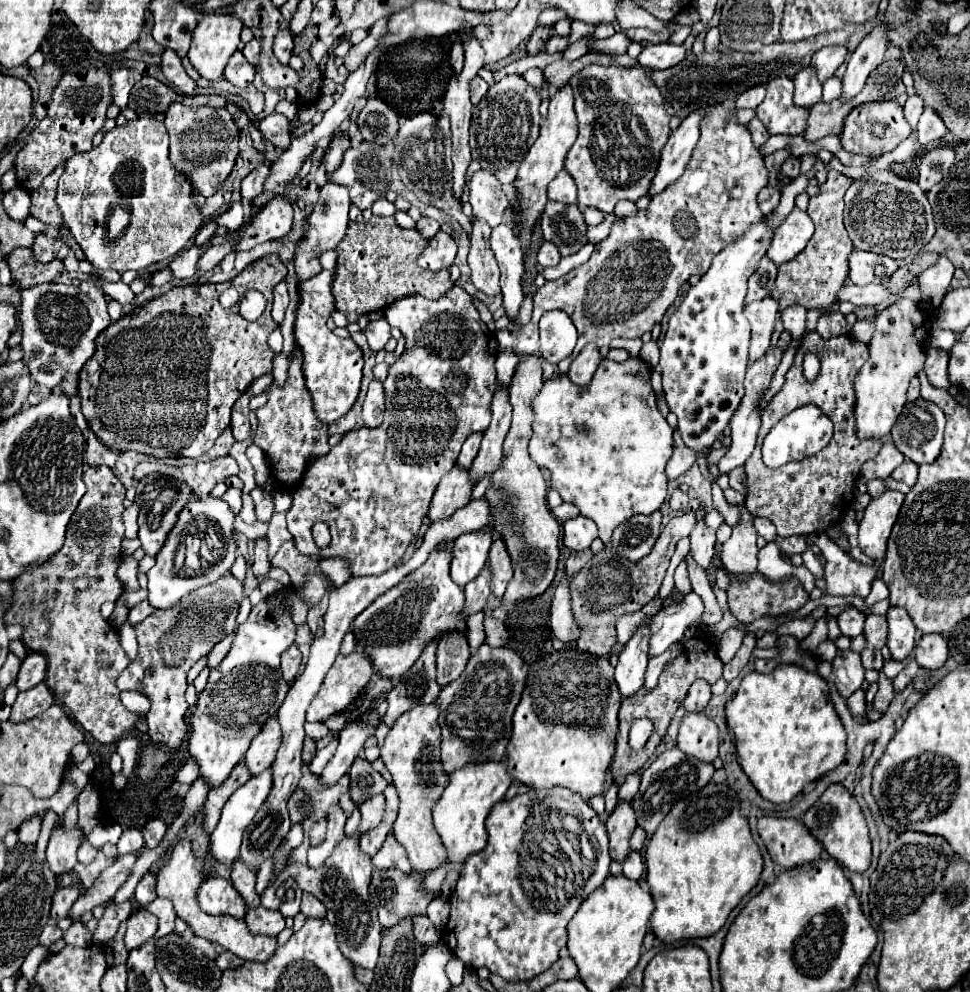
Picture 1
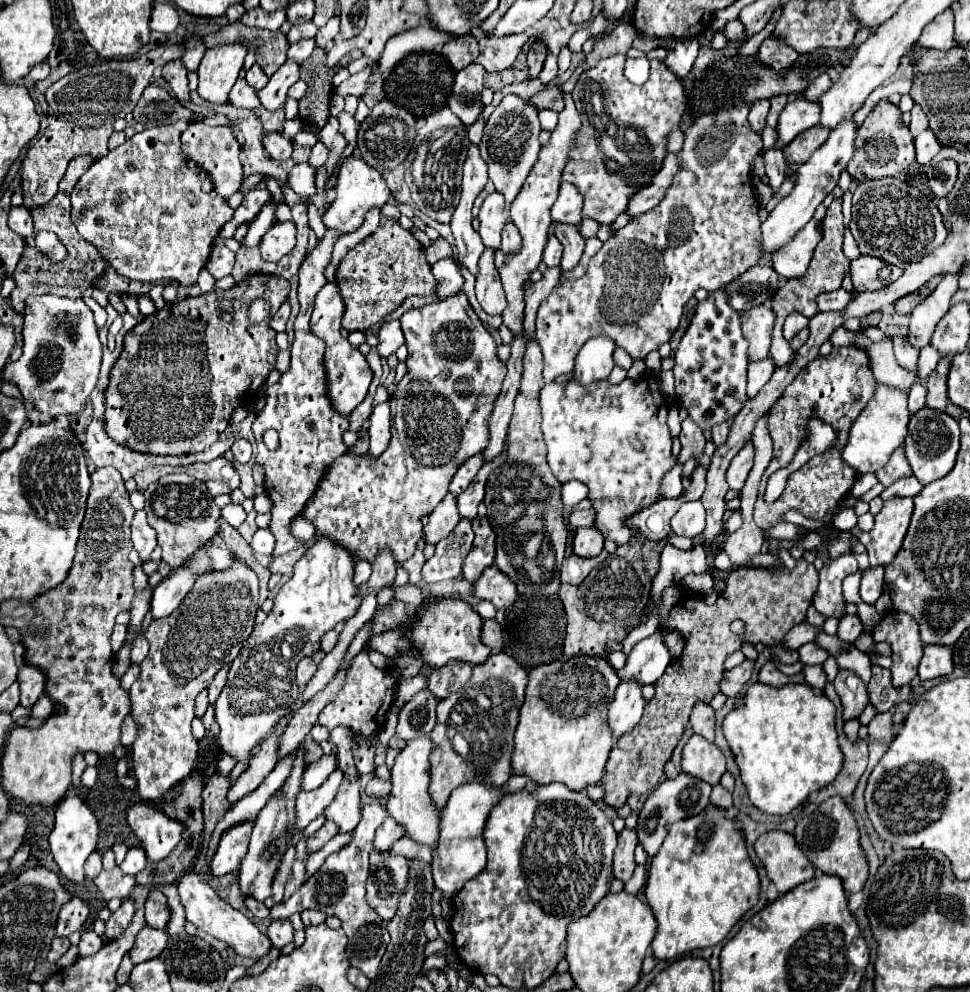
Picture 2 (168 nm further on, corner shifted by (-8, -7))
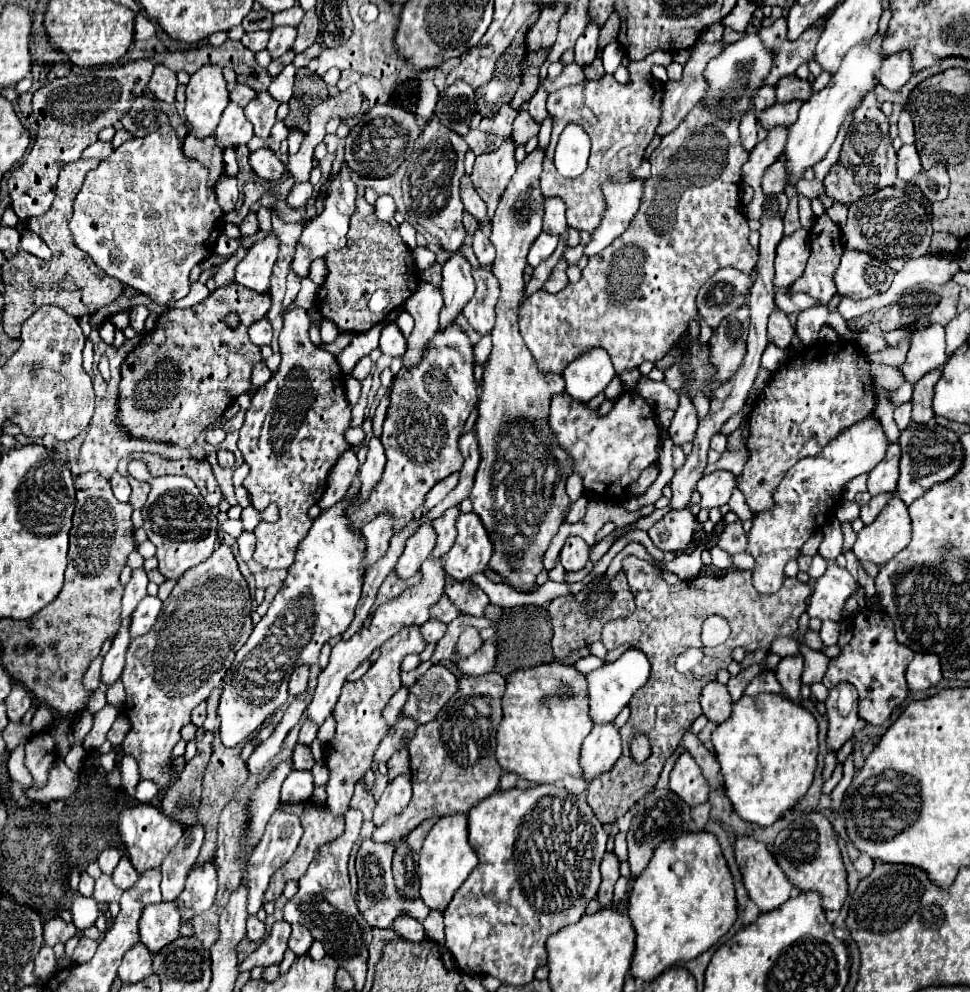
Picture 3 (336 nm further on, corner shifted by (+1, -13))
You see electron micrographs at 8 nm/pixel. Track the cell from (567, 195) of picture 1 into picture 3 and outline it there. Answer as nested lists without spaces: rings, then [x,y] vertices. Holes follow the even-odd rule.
[[[556,196],[546,198],[544,202],[544,232],[546,234],[560,236],[568,230],[564,212],[566,212],[566,204],[562,204],[562,200],[558,200]]]

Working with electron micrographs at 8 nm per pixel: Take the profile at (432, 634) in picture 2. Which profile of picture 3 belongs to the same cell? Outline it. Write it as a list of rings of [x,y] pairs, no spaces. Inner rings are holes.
[[[487,640],[479,650],[474,652],[472,656],[468,656],[468,658],[462,658],[456,652],[452,652],[452,660],[456,662],[456,666],[458,666],[458,670],[462,674],[480,676],[480,674],[486,674],[486,672],[490,672],[494,668],[496,652],[496,643]]]

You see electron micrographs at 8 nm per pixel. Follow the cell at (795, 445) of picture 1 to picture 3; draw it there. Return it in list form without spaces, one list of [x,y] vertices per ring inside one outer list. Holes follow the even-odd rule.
[[[868,416],[866,420],[854,424],[854,428],[846,428],[846,432],[832,440],[820,454],[802,458],[786,472],[784,480],[772,494],[776,508],[756,514],[754,526],[748,532],[746,550],[756,558],[752,576],[758,592],[770,594],[782,586],[786,562],[790,558],[798,558],[800,546],[834,514],[836,504],[842,502],[846,482],[858,474],[872,472],[872,468],[886,456],[888,446],[890,442],[882,430],[882,424]]]

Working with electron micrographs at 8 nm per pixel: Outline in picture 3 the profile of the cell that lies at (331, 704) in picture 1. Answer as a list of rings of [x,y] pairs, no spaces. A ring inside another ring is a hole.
[[[418,626],[402,628],[390,640],[386,640],[386,644],[382,644],[380,658],[370,666],[370,670],[360,680],[344,684],[342,694],[332,710],[332,718],[336,720],[336,736],[328,744],[324,744],[324,760],[330,770],[330,780],[326,784],[328,792],[326,808],[330,808],[332,816],[342,818],[348,812],[356,782],[372,768],[374,748],[378,748],[380,740],[390,730],[390,726],[382,720],[382,710],[402,686],[400,684],[402,658],[410,652],[422,652],[424,646],[426,644],[422,642]]]

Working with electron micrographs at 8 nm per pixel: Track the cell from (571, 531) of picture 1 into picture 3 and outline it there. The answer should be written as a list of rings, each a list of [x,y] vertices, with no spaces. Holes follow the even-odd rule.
[[[570,536],[560,552],[560,560],[566,570],[582,570],[584,564],[588,562],[588,556],[590,556],[590,546],[578,536]]]

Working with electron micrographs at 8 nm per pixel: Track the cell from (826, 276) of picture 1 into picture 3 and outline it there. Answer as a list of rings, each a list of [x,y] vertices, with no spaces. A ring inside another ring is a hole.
[[[824,212],[822,216],[816,218],[814,226],[810,228],[810,260],[806,264],[806,270],[802,278],[798,278],[788,290],[790,292],[806,292],[812,298],[820,300],[822,304],[828,304],[828,300],[836,294],[836,284],[834,284],[834,268],[838,268],[838,260],[842,258],[844,246],[842,246],[842,232],[840,226],[830,220],[830,216]]]

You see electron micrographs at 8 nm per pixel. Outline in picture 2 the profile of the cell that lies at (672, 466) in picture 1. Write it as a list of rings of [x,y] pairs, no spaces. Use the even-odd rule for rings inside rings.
[[[685,418],[681,422],[683,430],[679,434],[679,440],[681,440],[681,452],[679,452],[679,462],[685,462],[689,456],[693,454],[703,454],[703,446],[705,446],[705,436],[703,432],[699,430],[699,426],[691,420],[691,418]]]

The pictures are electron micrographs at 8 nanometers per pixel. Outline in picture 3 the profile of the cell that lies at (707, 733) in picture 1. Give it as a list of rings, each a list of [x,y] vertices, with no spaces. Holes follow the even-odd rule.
[[[682,752],[670,772],[670,790],[676,792],[686,804],[698,806],[708,800],[710,786],[690,752]]]

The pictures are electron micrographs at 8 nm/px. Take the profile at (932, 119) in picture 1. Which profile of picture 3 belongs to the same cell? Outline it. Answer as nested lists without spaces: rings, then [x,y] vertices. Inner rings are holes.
[[[904,144],[898,150],[898,178],[904,182],[910,182],[920,170],[922,170],[922,162],[920,162],[916,146]]]

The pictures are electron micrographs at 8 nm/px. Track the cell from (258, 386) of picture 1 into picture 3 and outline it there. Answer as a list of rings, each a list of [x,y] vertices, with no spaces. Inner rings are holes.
[[[258,362],[258,364],[256,364],[252,370],[252,385],[254,388],[260,388],[260,386],[264,386],[264,384],[270,380],[270,376],[272,376],[272,372],[268,370],[268,366],[266,366],[264,362]]]

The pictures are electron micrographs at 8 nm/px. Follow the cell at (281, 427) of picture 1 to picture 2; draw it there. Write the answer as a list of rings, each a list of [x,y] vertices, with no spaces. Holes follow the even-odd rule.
[[[327,230],[325,238],[317,242],[313,252],[305,258],[299,268],[299,304],[301,310],[295,320],[295,340],[291,346],[291,366],[287,372],[281,374],[279,382],[267,388],[265,406],[257,412],[253,422],[253,436],[257,440],[257,464],[265,470],[265,492],[273,502],[271,508],[271,522],[269,530],[275,536],[273,558],[297,550],[305,546],[305,542],[291,536],[291,522],[303,512],[307,500],[315,494],[321,478],[329,470],[329,466],[343,456],[349,448],[343,444],[343,432],[349,428],[349,416],[339,414],[331,406],[331,398],[327,398],[327,374],[323,368],[323,354],[325,342],[317,338],[309,330],[309,318],[313,312],[313,300],[317,292],[327,284],[323,276],[323,268],[331,258],[333,244],[339,236]],[[265,430],[277,430],[279,434],[279,448],[269,450],[263,446]]]

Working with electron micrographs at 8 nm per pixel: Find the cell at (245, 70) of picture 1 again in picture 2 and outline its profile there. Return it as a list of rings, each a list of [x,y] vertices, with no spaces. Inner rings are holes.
[[[239,78],[229,94],[229,102],[237,108],[247,108],[247,110],[257,110],[261,104],[259,104],[259,98],[255,94],[255,90],[251,90],[245,82],[245,78]]]

